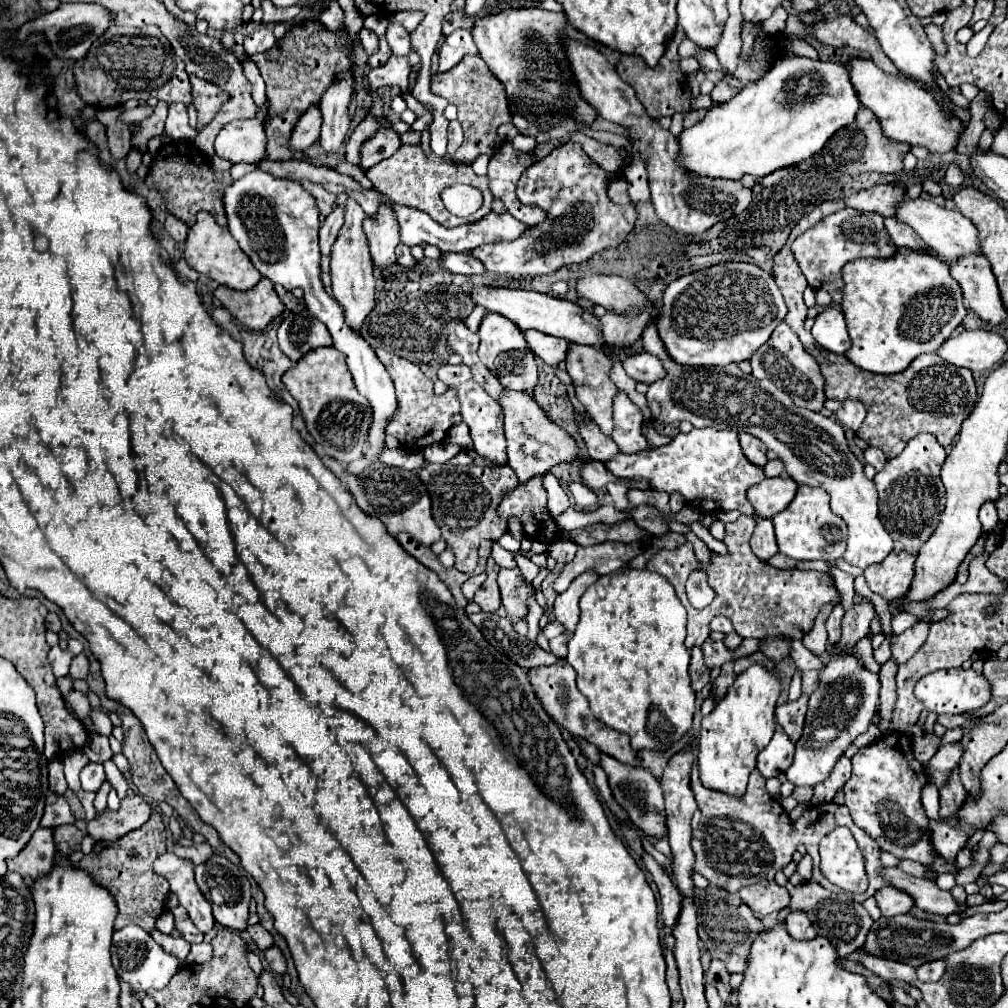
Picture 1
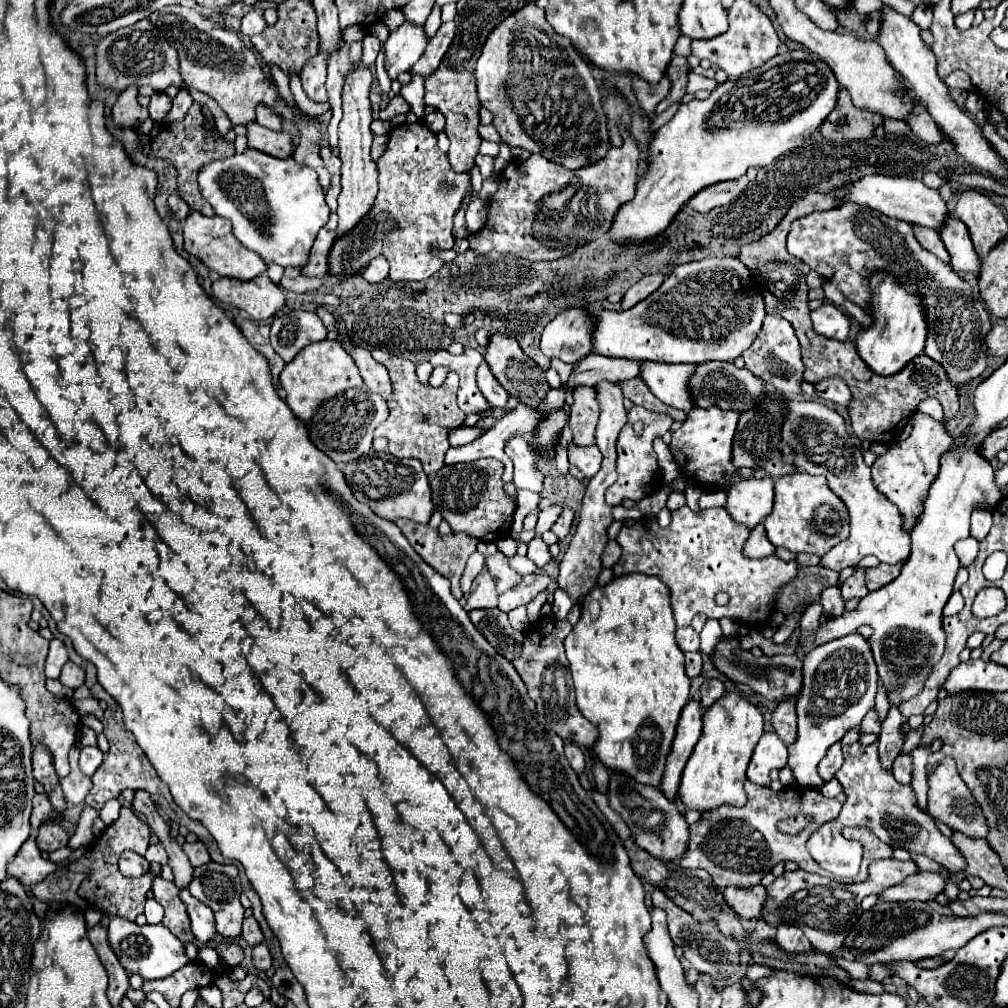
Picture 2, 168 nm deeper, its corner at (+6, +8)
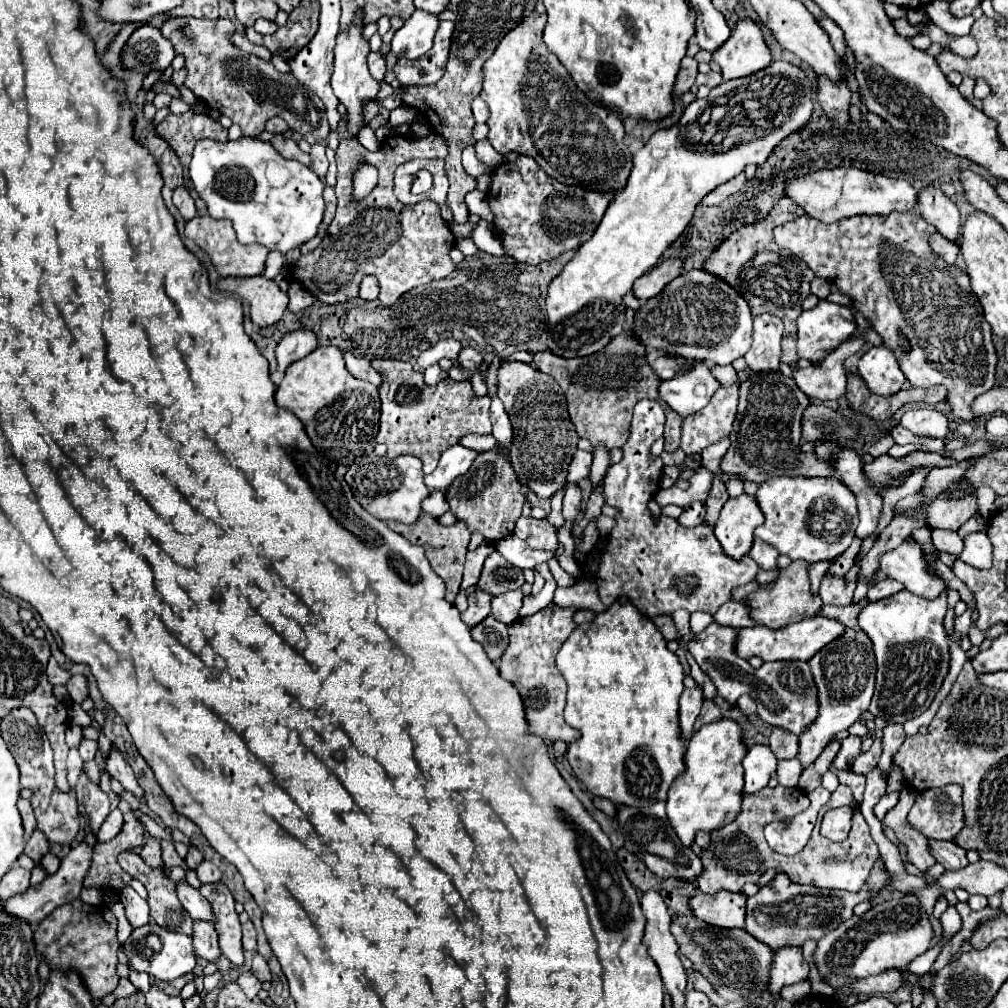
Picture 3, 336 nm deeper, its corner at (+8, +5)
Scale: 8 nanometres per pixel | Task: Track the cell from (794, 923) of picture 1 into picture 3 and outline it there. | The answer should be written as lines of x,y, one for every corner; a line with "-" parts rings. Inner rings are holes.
785,945
773,953
771,963
771,993
773,999
779,999
779,989
783,985
799,983
809,977
809,965
803,957
803,949
795,945

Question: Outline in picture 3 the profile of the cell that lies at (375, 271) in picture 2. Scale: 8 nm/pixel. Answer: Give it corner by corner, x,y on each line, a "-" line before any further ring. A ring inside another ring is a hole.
365,275
361,281
361,289
359,289
359,297
373,301
379,295
379,281
375,275

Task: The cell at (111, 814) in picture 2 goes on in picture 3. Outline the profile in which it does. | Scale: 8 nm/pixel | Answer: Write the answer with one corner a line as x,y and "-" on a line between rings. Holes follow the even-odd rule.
113,809
113,811
107,815
105,823
101,825
101,829
99,829
99,833
97,833
97,839
99,839
99,841
109,841
113,835
117,835
117,833
121,831
121,825
123,825
123,815
121,815
119,809

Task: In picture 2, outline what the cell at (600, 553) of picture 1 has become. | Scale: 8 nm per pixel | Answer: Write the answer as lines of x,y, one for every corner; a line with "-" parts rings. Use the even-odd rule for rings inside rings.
547,574
523,576
523,580
515,588
499,594
497,608
503,610
503,612
511,612
513,608
517,608
521,604
529,604
541,590
547,588
549,582
551,582
551,578

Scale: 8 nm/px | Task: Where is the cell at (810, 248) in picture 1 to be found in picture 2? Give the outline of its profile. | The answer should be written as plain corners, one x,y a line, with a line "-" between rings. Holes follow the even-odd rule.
843,204
839,208
825,210
825,212
813,212
813,214
807,214
803,218
795,220
791,224
791,230
787,236
787,250
789,250
789,254
803,260
819,276
835,282
843,290
845,298
855,302
857,306
861,306
865,312
869,312
869,308
871,308
871,290
869,290
867,278
875,272
893,274
893,278
901,286
907,286
907,290
911,290
913,294
919,294
919,298
923,302
923,310
927,314
927,342
925,342
923,354
929,356
931,360
939,362
943,366
943,370
947,370
947,378
951,378
951,382
955,382
957,388
973,382
975,378
979,378
985,372
987,350
983,350
983,338
985,338
987,330
991,330
991,326
993,326
991,318
985,310
985,304
973,294
971,286
955,270
951,270
949,264
941,262
939,258
935,258
935,254
917,246
917,240
913,236
913,224
903,222
903,232
899,232
897,220
887,218
885,214
879,214
877,210
871,210
867,206

